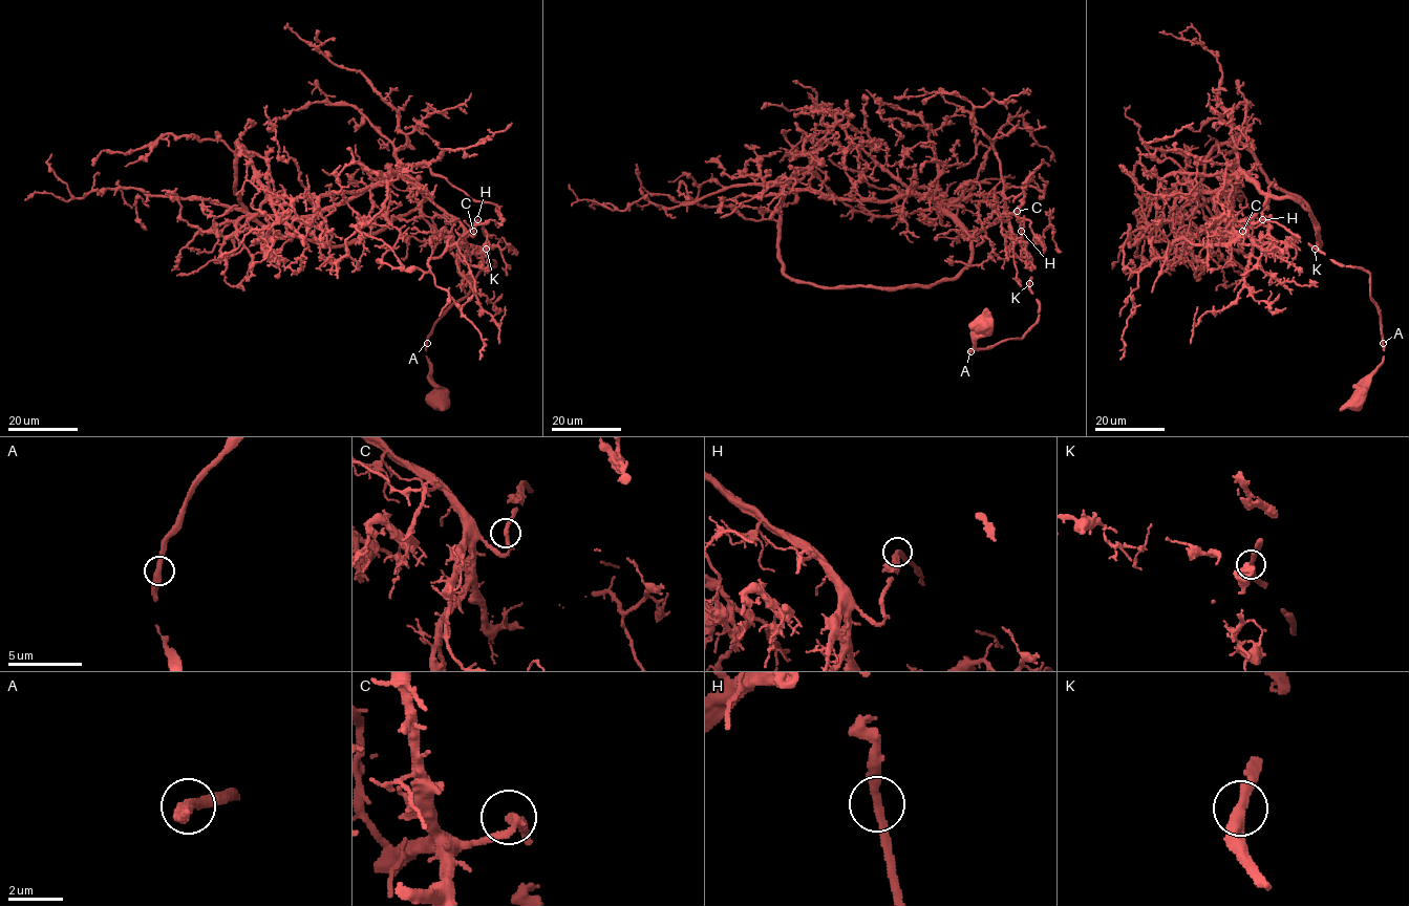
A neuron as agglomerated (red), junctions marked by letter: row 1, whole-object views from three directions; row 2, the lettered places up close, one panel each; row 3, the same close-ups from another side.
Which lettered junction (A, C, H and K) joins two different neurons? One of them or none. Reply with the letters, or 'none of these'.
none of these

